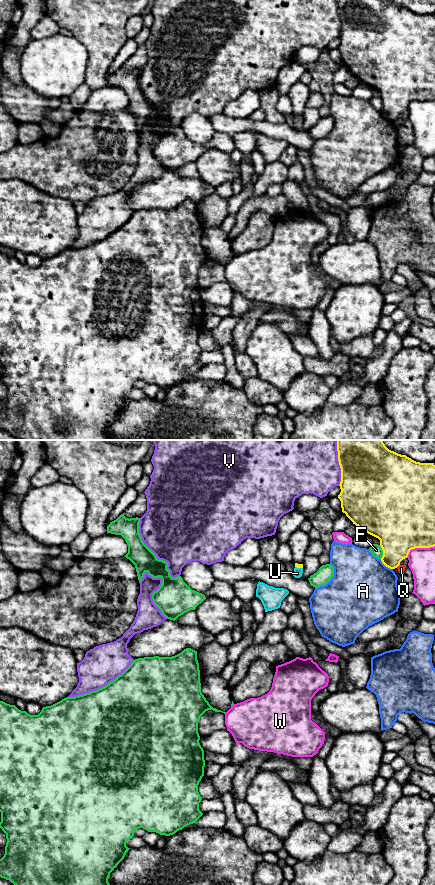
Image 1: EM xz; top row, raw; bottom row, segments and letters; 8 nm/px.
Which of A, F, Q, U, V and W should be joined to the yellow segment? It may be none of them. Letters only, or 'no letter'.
U

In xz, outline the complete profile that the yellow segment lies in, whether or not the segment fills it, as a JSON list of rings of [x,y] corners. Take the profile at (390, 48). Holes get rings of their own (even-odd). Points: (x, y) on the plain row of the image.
[[[337,0],[341,20],[341,53],[342,64],[368,86],[380,92],[383,102],[382,115],[395,121],[408,109],[415,100],[435,98],[435,17],[420,15],[406,7],[398,6],[388,0]]]

